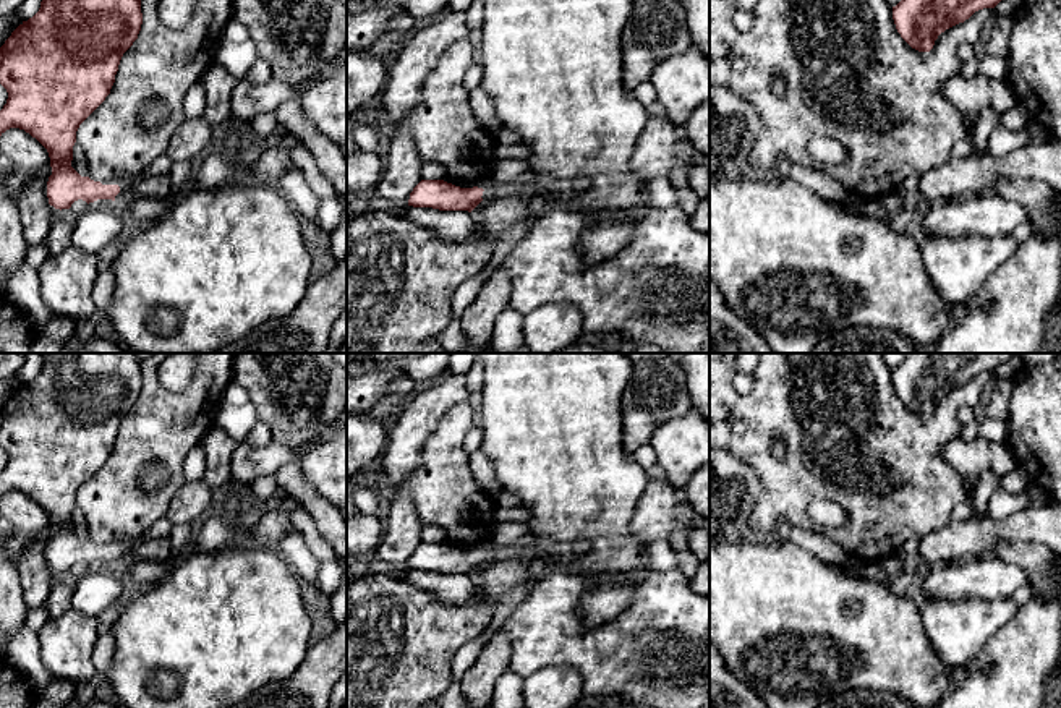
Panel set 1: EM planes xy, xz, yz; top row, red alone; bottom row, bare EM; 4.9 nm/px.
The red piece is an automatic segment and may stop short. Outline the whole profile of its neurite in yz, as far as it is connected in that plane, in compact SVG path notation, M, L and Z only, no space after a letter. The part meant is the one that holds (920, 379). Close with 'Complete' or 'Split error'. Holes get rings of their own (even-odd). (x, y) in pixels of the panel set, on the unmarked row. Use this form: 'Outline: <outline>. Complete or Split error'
Outline: M907 353L893 369L893 382L912 412L930 415L941 395L1016 355L1022 353Z. Complete

